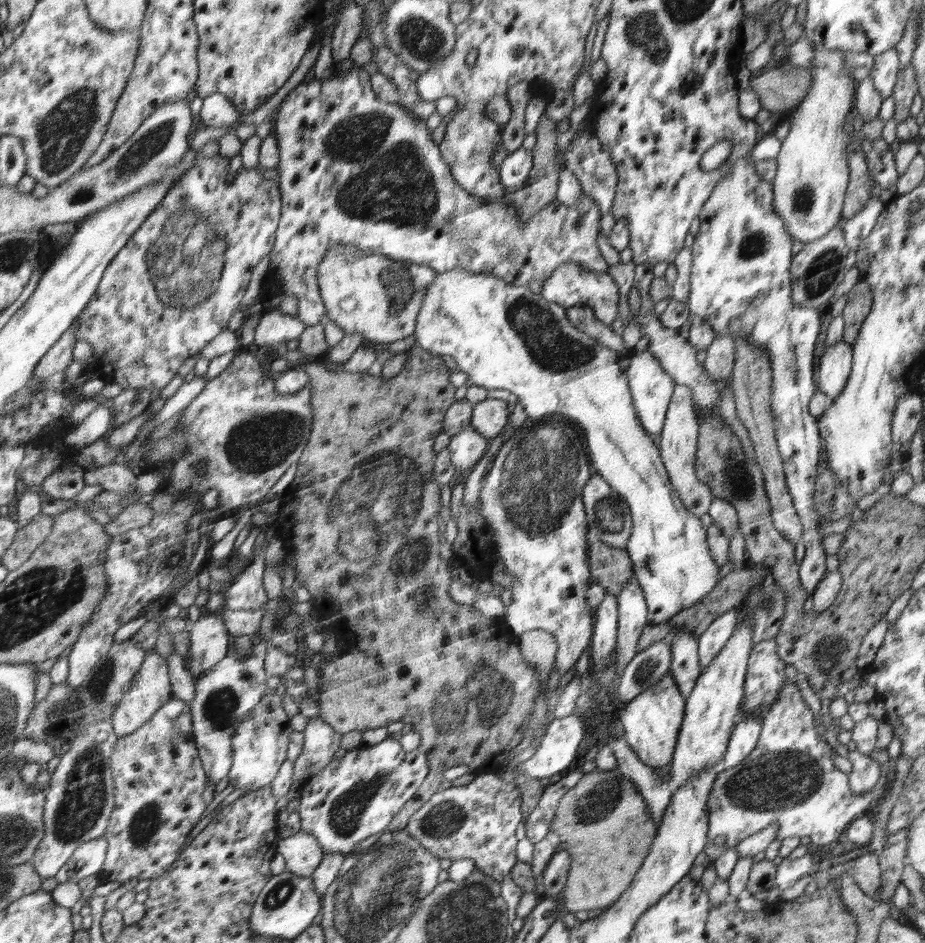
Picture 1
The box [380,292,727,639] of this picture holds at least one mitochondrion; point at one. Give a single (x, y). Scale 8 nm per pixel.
(537, 484)

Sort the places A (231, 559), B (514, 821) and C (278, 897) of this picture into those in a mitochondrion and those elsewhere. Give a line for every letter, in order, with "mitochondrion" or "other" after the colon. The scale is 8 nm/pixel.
A: other
B: other
C: mitochondrion

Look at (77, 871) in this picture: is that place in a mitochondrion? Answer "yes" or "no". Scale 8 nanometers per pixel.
no

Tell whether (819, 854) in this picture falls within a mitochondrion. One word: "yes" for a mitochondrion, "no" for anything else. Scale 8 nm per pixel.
no

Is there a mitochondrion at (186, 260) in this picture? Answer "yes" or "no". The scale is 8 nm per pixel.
yes

